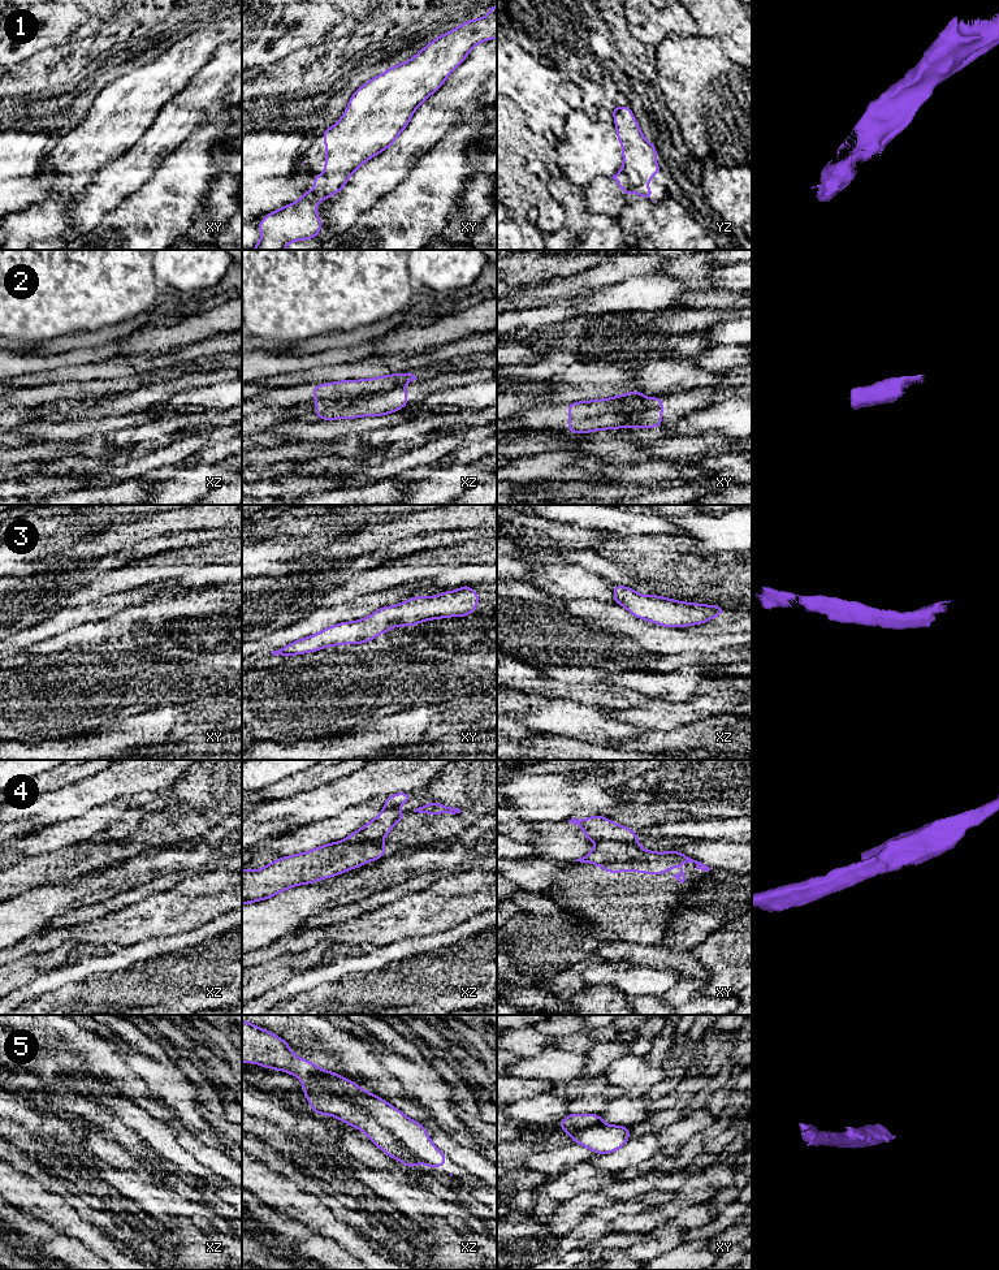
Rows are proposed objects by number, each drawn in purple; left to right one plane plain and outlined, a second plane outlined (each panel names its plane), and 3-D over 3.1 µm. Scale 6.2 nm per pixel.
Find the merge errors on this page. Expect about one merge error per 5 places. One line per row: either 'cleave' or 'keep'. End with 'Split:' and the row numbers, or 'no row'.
1: keep
2: cleave
3: keep
4: cleave
5: cleave
Split: 2, 4, 5

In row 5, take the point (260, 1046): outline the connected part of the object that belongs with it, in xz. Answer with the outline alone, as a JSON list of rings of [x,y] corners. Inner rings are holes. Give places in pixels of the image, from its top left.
[[[242,1020],[242,1062],[285,1071],[297,1076],[304,1088],[315,1087],[337,1094],[375,1116],[382,1127],[390,1129],[407,1149],[418,1155],[420,1163],[431,1169],[447,1163],[446,1155],[436,1148],[421,1123],[407,1118],[356,1083],[295,1057],[285,1040],[245,1020]]]

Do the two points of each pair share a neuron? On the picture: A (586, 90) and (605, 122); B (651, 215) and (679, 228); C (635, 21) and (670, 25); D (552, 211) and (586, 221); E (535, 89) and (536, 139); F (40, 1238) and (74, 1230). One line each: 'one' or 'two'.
A: two
B: one
C: one
D: two
E: two
F: two

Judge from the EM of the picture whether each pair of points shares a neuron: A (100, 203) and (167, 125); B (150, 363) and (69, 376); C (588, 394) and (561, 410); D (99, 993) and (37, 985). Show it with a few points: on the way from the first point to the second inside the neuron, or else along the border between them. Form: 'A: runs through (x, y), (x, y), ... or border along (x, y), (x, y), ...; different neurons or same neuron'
A: runs through (117, 184), (156, 145); same neuron
B: runs through (130, 366), (89, 371); same neuron
C: runs through (582, 401), (574, 409), (567, 410); same neuron
D: border along (81, 980), (46, 992), (33, 1001); different neurons

